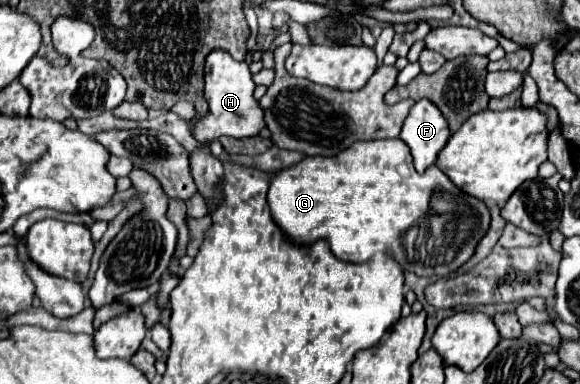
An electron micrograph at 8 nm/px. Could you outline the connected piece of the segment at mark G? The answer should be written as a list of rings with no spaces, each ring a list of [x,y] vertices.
[[[401,139],[359,141],[333,157],[305,157],[301,163],[275,173],[269,187],[269,205],[277,225],[293,243],[305,245],[315,239],[325,239],[335,257],[351,263],[369,261],[375,253],[389,253],[405,271],[421,277],[447,277],[455,273],[475,255],[491,223],[489,207],[455,187],[437,165],[431,165],[419,175],[413,167],[409,147]]]

